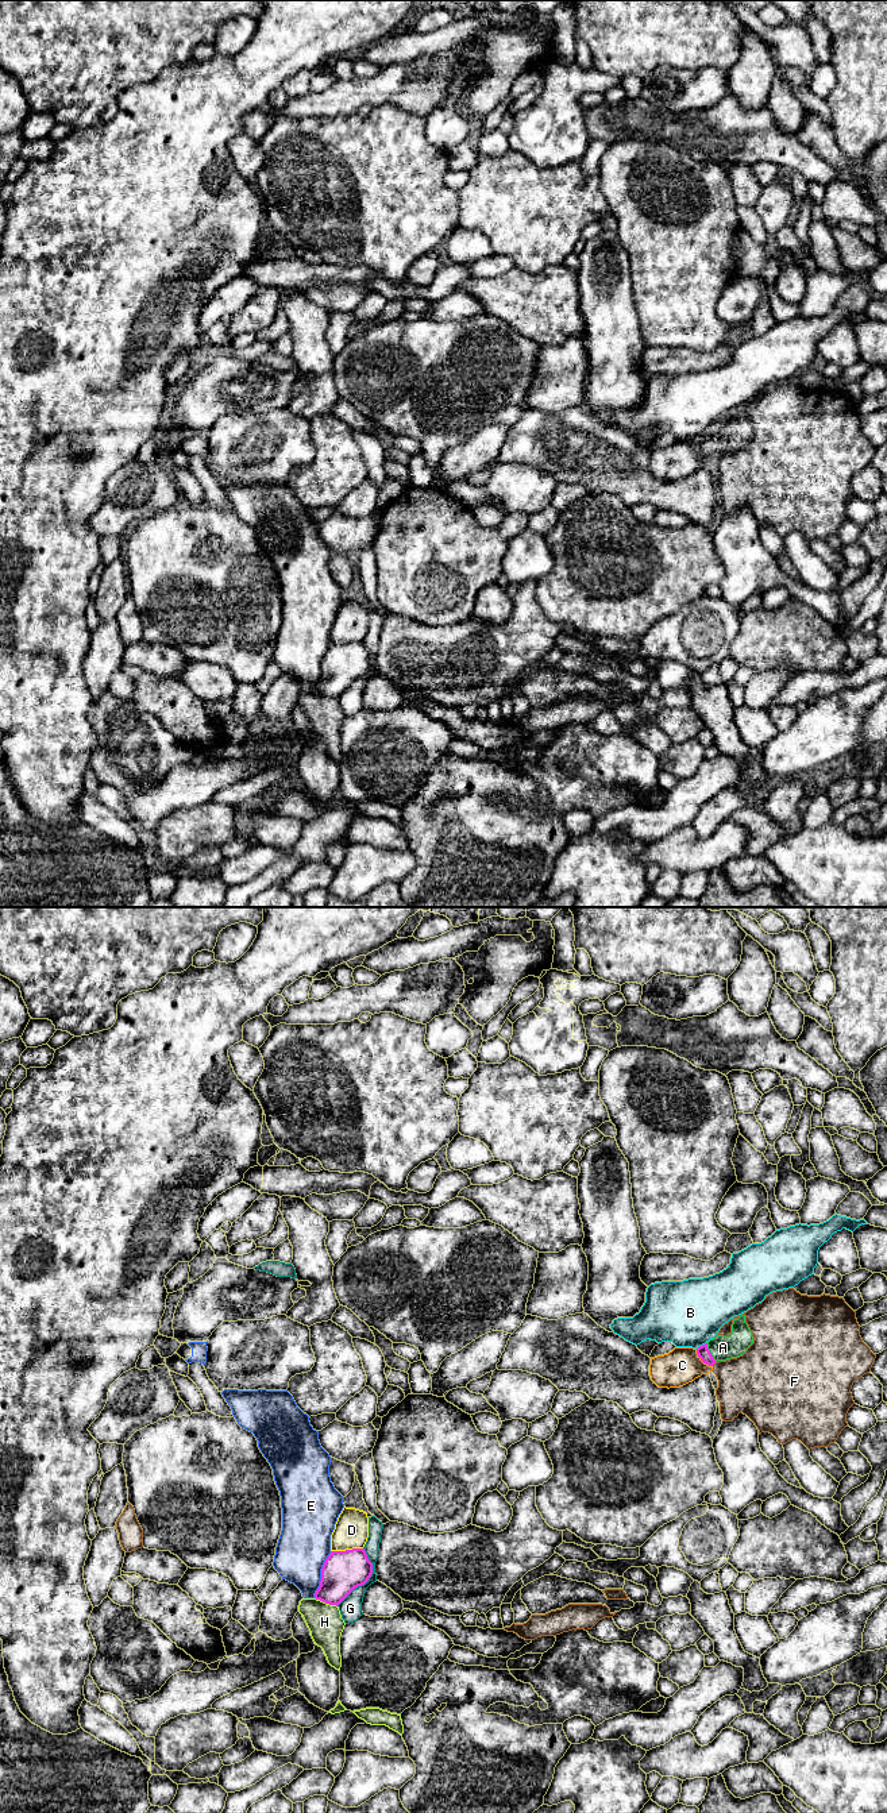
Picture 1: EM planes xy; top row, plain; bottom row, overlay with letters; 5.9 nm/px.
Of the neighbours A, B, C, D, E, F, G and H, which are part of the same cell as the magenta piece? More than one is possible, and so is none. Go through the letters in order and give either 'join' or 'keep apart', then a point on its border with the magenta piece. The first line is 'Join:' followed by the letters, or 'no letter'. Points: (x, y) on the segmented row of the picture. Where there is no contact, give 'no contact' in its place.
Join: A
A: join | xy (709, 1351)
B: keep apart | xy (702, 1345)
C: keep apart | xy (701, 1360)
D: keep apart | xy (346, 1550)
E: keep apart | xy (321, 1574)
F: keep apart | xy (714, 1362)
G: keep apart | xy (367, 1580)
H: keep apart | xy (326, 1603)

